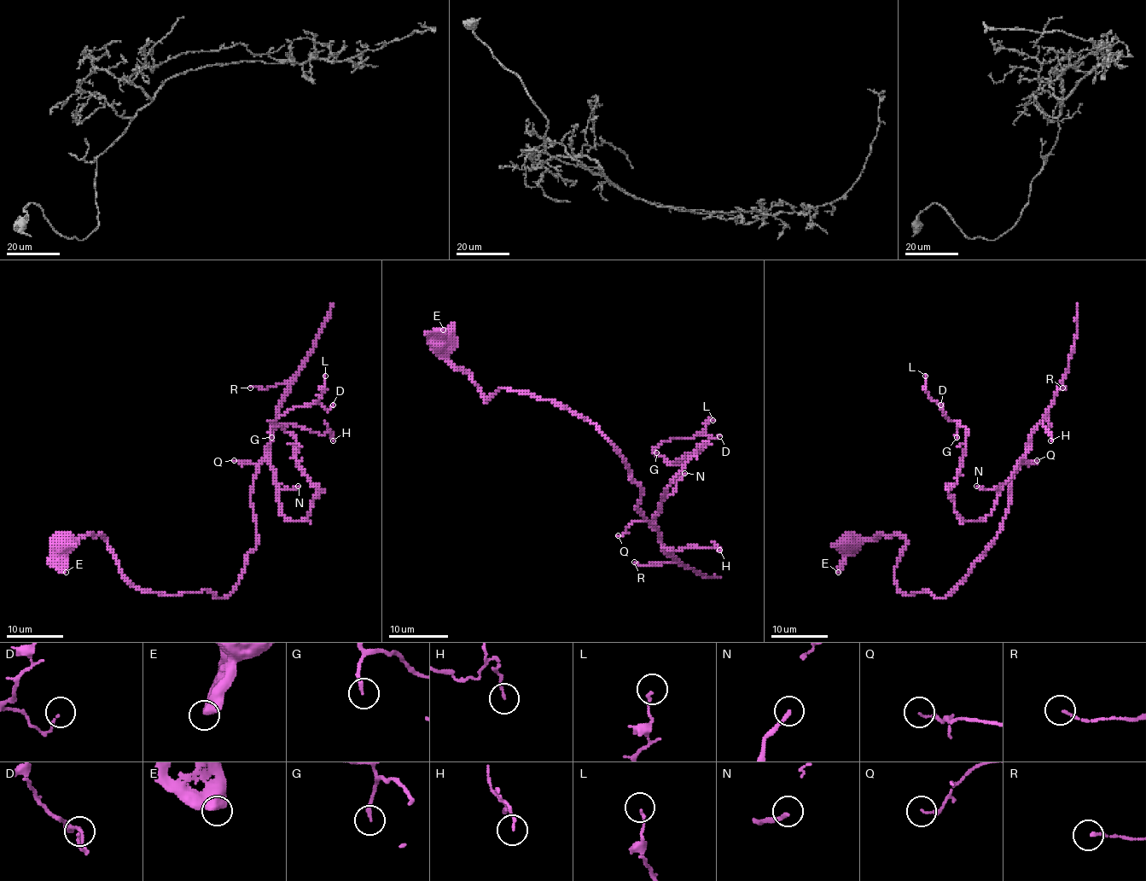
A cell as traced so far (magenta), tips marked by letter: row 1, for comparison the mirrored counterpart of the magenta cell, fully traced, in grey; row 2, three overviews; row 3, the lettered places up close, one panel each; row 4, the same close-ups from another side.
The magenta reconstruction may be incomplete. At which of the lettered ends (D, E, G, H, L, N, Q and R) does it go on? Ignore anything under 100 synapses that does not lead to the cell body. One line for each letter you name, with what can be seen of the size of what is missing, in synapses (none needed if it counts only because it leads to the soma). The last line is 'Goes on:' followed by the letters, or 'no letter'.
Goes on: no letter

